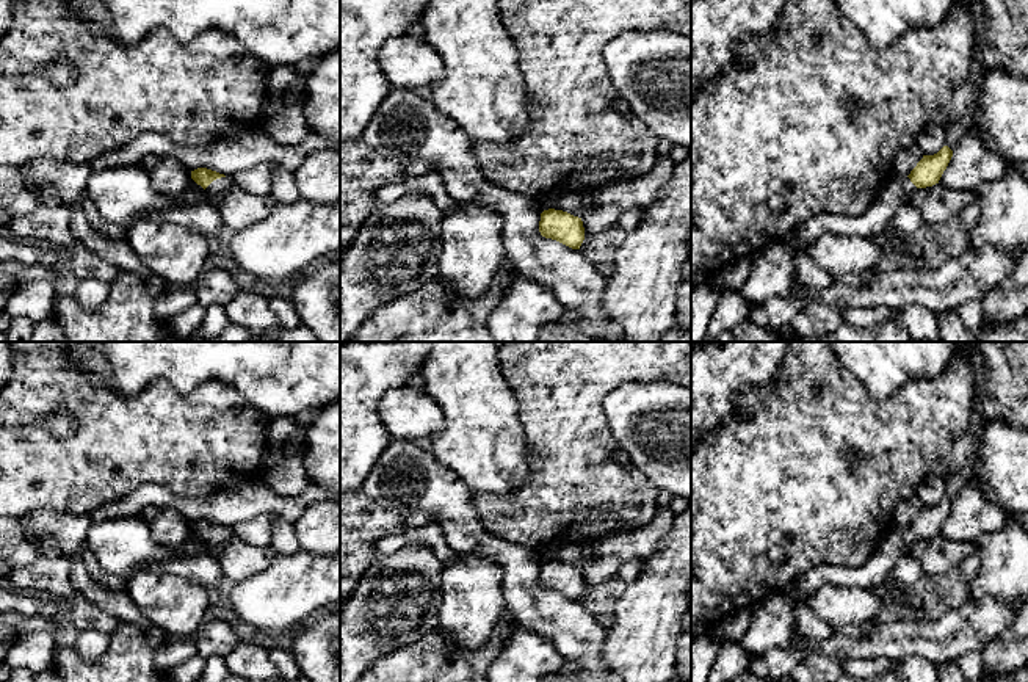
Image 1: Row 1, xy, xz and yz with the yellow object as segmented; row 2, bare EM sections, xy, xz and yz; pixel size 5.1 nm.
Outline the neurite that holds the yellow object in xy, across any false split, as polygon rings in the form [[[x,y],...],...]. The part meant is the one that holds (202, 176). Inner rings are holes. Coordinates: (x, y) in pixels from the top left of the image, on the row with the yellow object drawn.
[[[207,168],[191,171],[191,179],[201,185],[207,194],[219,199],[232,185],[232,176],[224,176]]]

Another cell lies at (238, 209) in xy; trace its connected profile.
[[[230,185],[219,199],[205,194],[205,204],[213,205],[219,212],[226,227],[237,232],[262,221],[276,202],[270,194],[251,194],[237,185]]]

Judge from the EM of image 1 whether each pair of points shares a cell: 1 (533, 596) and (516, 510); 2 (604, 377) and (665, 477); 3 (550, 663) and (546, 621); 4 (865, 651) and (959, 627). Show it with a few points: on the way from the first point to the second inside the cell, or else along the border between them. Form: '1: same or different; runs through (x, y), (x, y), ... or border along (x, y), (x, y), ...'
1: different; border along (489, 533), (538, 552)
2: different; border along (647, 381), (624, 381), (605, 397), (608, 427)
3: different; border along (517, 623), (542, 635), (566, 659)
4: same; runs through (889, 640), (936, 640)

